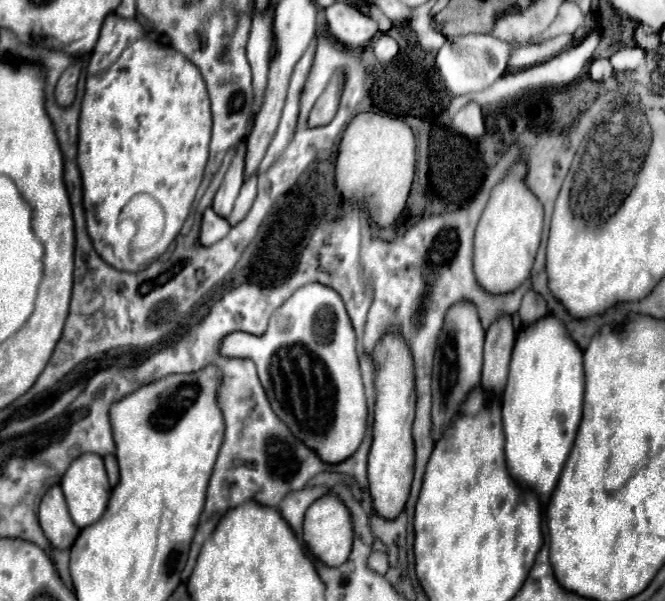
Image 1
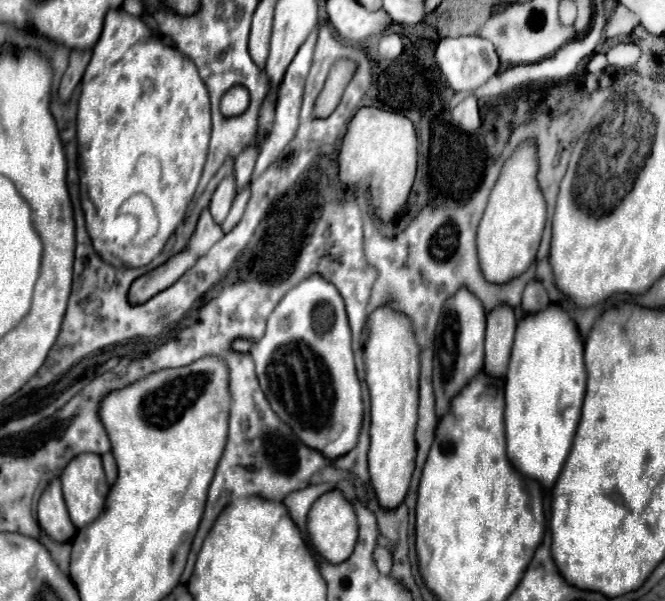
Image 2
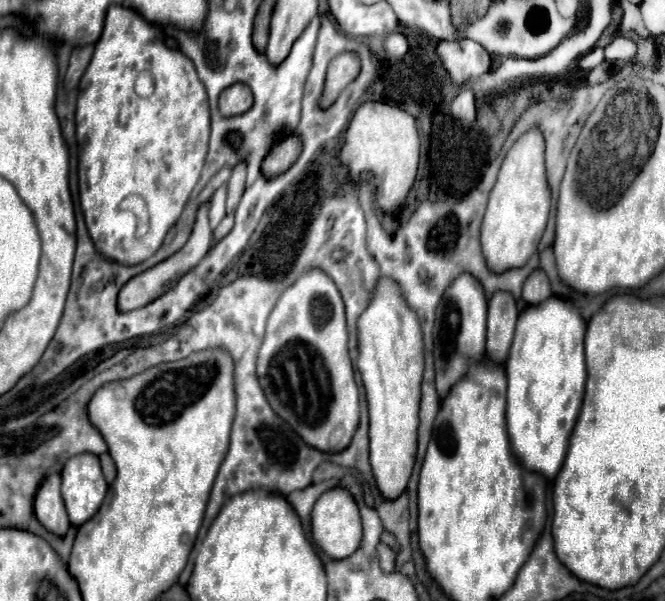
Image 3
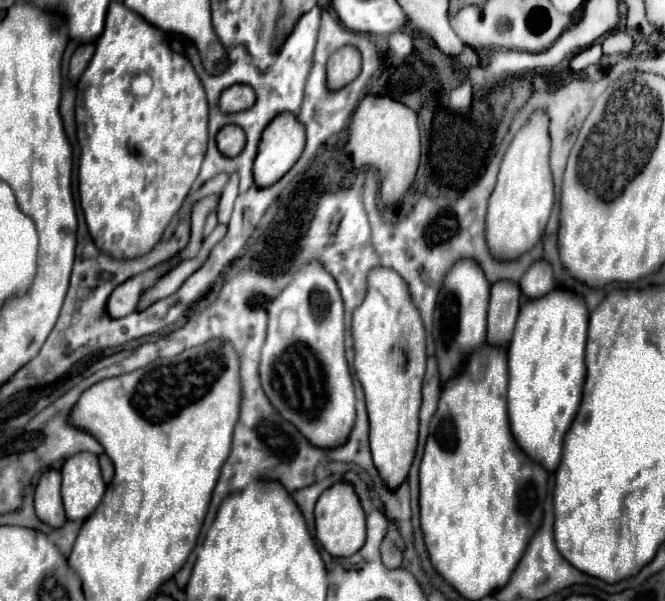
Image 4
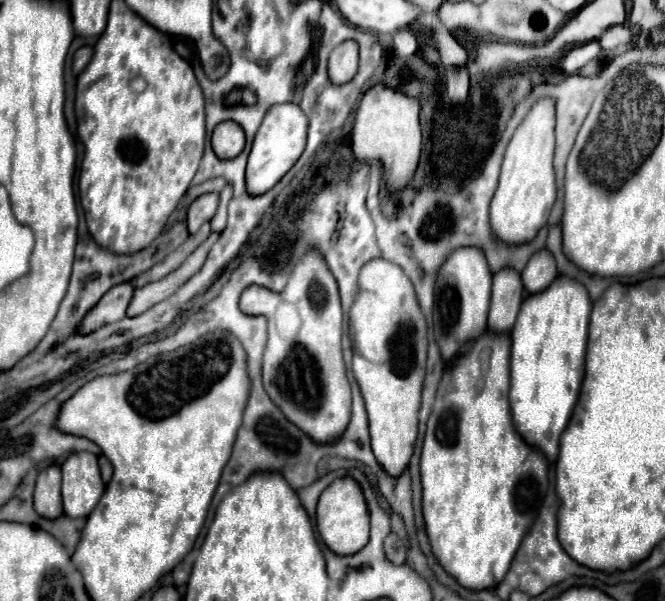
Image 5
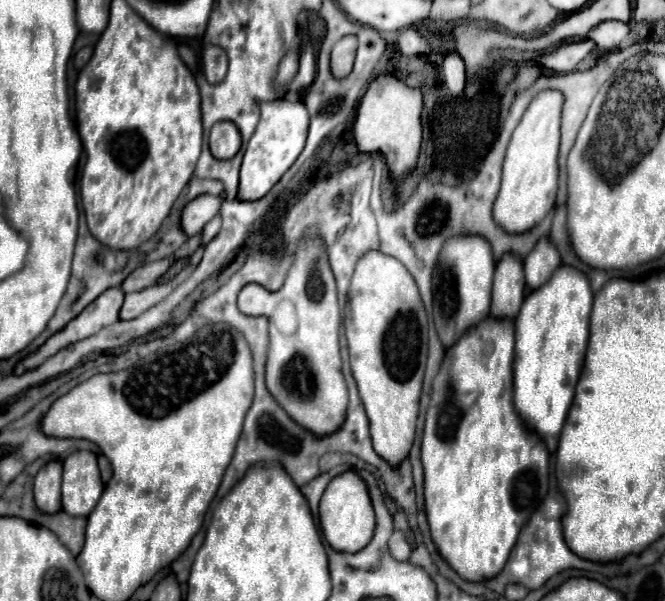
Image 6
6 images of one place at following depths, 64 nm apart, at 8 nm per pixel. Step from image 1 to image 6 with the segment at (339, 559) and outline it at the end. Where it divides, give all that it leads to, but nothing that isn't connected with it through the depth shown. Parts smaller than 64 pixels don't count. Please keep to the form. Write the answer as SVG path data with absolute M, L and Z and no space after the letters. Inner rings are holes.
M354 470L338 474L332 484L328 484L320 500L320 528L326 542L338 552L358 552L372 540L374 524L374 506L366 482Z

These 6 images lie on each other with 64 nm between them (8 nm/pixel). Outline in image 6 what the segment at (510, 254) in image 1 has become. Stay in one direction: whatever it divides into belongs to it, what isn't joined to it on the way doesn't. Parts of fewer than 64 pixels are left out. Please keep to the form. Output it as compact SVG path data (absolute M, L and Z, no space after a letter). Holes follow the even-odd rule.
M560 90L538 92L512 134L502 166L502 188L492 210L496 224L500 224L506 232L526 232L554 208L558 192L558 144L562 106L564 94Z

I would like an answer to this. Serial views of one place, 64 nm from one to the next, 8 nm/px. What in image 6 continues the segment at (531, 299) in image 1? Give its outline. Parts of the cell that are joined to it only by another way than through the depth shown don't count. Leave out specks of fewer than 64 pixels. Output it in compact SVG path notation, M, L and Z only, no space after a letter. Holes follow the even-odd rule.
M542 236L538 244L532 248L532 252L526 256L524 272L526 272L526 284L534 290L540 284L552 276L552 272L560 266L560 252L552 244L550 236Z

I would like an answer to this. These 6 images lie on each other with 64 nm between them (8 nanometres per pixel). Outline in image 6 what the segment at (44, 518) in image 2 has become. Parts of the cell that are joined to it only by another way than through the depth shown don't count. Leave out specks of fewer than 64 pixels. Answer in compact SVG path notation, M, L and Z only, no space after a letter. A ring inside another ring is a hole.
M60 460L48 462L44 468L40 468L40 472L34 478L34 502L42 512L54 514L62 508L60 484L62 484L62 462Z

